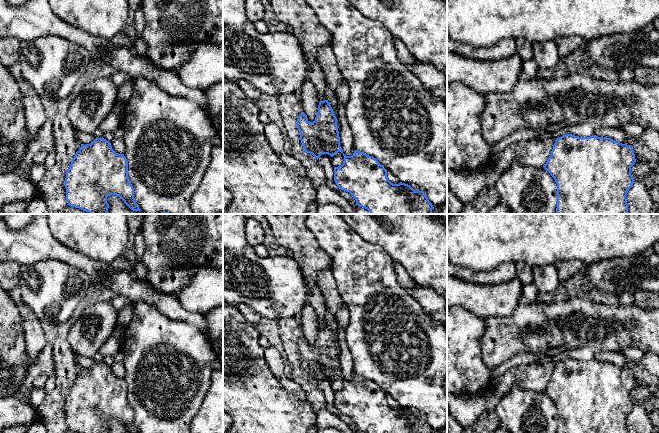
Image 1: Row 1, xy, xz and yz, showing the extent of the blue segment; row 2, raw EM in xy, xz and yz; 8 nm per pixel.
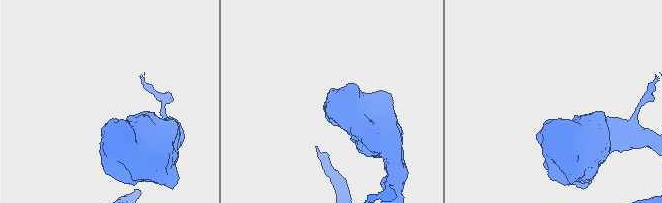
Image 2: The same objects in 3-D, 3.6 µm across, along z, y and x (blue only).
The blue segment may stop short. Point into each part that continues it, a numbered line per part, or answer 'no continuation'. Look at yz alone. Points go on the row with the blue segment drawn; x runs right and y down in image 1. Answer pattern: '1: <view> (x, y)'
no continuation

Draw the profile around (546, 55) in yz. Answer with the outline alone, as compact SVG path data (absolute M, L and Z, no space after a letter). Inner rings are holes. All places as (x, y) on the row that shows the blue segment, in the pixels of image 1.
M555 41L534 42L532 45L533 59L537 62L539 69L551 69L557 64L560 56Z

